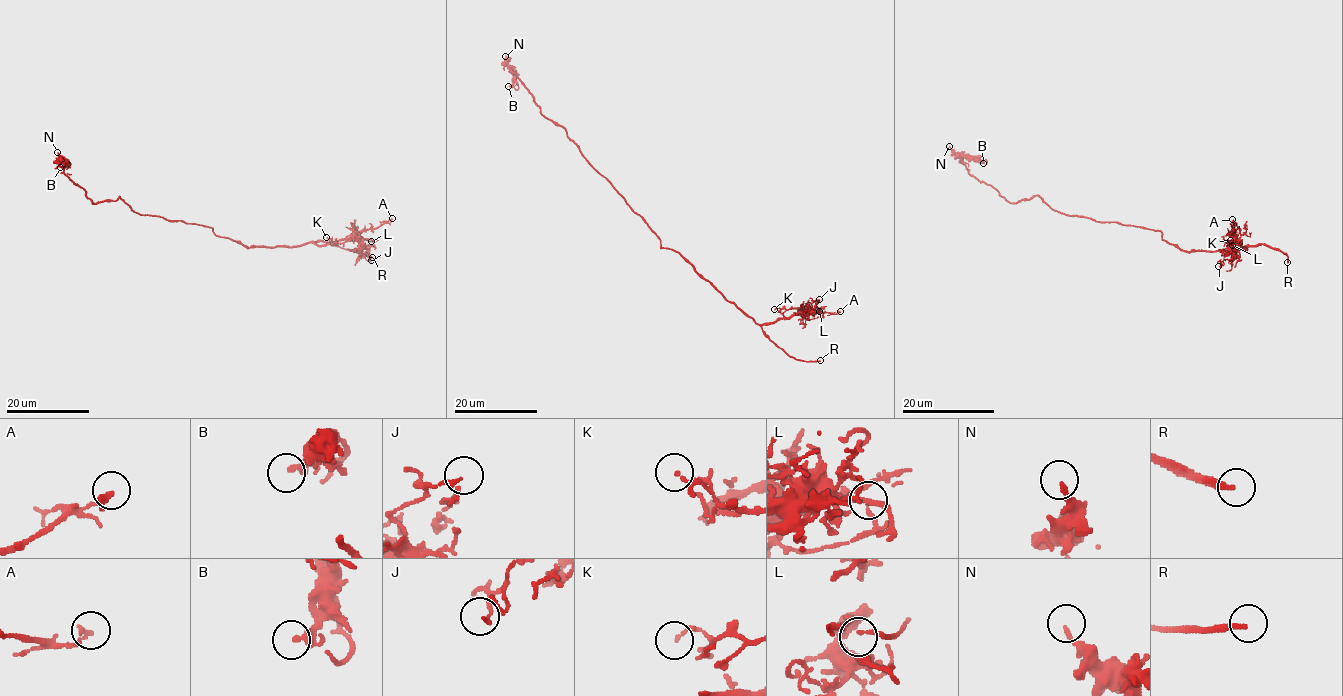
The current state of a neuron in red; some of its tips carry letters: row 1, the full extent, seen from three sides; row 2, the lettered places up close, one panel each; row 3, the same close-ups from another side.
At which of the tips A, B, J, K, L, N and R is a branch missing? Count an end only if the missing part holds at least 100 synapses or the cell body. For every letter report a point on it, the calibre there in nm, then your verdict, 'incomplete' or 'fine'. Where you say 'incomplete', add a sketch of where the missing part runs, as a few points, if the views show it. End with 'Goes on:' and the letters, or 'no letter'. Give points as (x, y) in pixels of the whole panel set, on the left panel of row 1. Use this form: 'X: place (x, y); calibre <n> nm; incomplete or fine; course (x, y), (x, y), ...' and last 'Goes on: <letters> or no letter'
A: place (392, 218); calibre 200 nm; fine
B: place (60, 167); calibre 220 nm; fine
J: place (371, 260); calibre 90 nm; fine
K: place (326, 237); calibre 90 nm; fine
L: place (371, 241); calibre 100 nm; fine
N: place (57, 152); calibre 150 nm; fine
R: place (372, 257); calibre 240 nm; incomplete; course (372, 257), (407, 258), (436, 266)
Goes on: R

